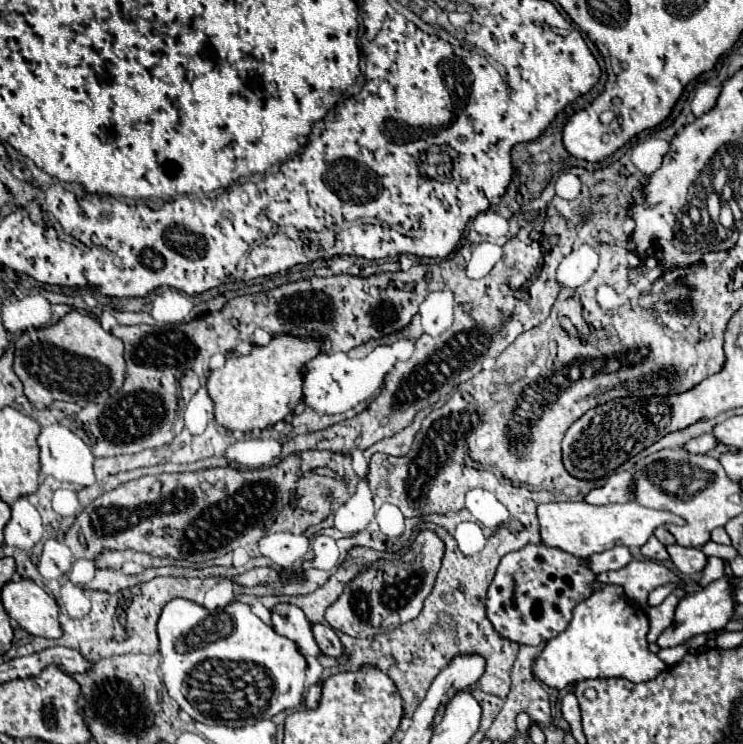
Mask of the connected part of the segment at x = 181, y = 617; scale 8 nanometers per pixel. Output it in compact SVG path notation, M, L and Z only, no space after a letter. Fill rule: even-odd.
M172 600L164 606L162 610L162 616L160 616L160 622L158 622L158 632L160 632L160 650L162 650L162 664L160 664L160 670L164 674L164 682L166 682L166 690L170 694L170 698L174 698L178 702L178 706L188 712L192 716L192 720L196 722L202 722L202 724L208 724L208 726L246 726L246 724L252 724L256 718L260 718L266 708L270 706L270 718L282 710L288 710L288 708L298 708L300 702L302 702L302 696L304 696L304 678L306 678L306 658L296 650L296 644L280 634L276 634L270 626L266 626L256 614L252 614L250 606L242 604L242 602L232 602L228 604L226 608L218 608L218 610L206 610L204 606L196 606L194 602L188 602L188 600Z

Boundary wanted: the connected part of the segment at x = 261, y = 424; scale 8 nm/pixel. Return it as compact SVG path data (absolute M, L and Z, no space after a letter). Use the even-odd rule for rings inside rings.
M276 336L268 346L254 346L254 350L248 356L242 356L238 352L232 352L226 358L226 364L218 370L212 370L206 382L208 396L214 402L214 420L216 424L228 428L228 430L242 430L242 432L252 432L254 428L270 428L276 422L284 420L288 414L294 412L296 404L302 398L302 366L312 360L314 356L320 354L320 342L300 342L294 336Z

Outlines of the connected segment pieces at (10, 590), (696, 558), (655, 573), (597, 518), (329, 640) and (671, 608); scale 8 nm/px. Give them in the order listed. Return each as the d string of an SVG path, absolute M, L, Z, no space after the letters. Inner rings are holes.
M32 580L8 582L2 588L2 602L12 620L32 636L60 638L64 632L58 622L60 608L46 590Z
M680 544L668 546L668 554L676 568L684 574L698 574L708 564L708 556L700 548L686 548Z
M636 560L636 562L630 562L624 570L602 572L598 574L596 580L598 580L598 586L622 584L628 598L640 608L646 608L646 598L654 588L664 584L682 584L682 580L672 570L652 560L644 560L644 562Z
M556 502L556 504L540 504L538 506L540 518L540 534L542 542L552 548L560 548L574 556L586 558L612 546L644 546L648 538L654 534L658 526L664 524L684 524L680 516L646 508L638 502L626 504L606 504L594 506L588 502Z
M314 624L312 632L314 632L316 644L320 646L322 654L326 654L330 658L340 658L344 654L344 646L342 646L342 642L340 642L340 638L338 638L334 628L322 626L322 624Z
M676 588L672 590L672 594L656 608L646 608L646 614L648 618L652 618L652 626L650 626L650 632L648 632L648 644L650 644L650 650L652 652L660 652L662 648L656 644L658 636L668 628L672 626L674 622L674 612L676 612L676 606L678 602L686 596L686 592L682 588Z

